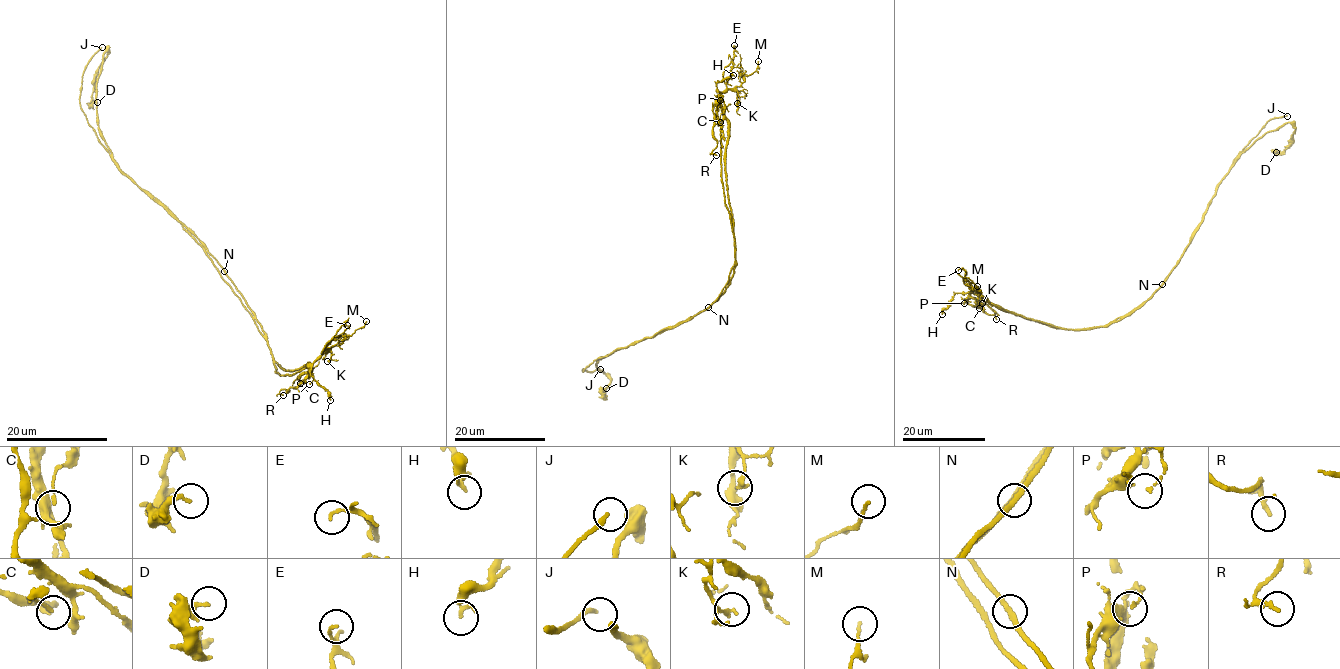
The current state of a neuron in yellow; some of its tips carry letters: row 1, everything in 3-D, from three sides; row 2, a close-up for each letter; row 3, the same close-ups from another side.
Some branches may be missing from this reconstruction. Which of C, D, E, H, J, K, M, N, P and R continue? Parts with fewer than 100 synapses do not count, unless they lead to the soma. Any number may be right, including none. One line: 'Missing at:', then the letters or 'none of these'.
Missing at: J

